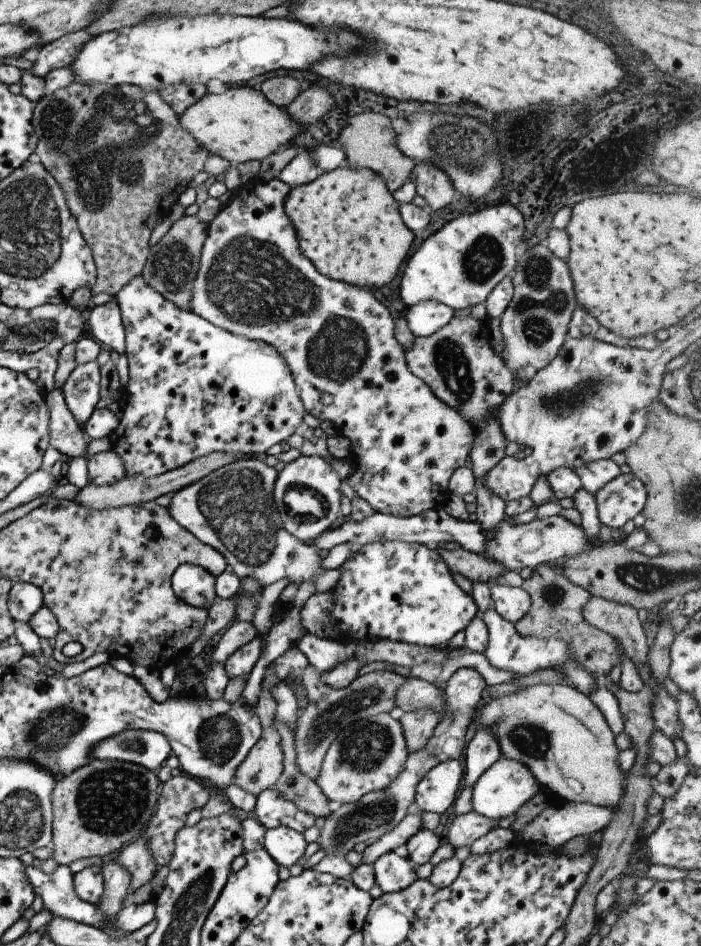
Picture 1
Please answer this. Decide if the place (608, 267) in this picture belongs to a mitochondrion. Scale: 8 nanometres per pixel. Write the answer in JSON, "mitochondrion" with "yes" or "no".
{"mitochondrion":"no"}

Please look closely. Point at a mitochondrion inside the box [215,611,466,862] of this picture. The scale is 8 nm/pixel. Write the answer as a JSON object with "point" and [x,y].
{"point":[337,713]}

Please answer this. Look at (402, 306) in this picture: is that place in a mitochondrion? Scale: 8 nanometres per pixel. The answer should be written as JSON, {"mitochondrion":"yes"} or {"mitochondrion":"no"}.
{"mitochondrion":"no"}

